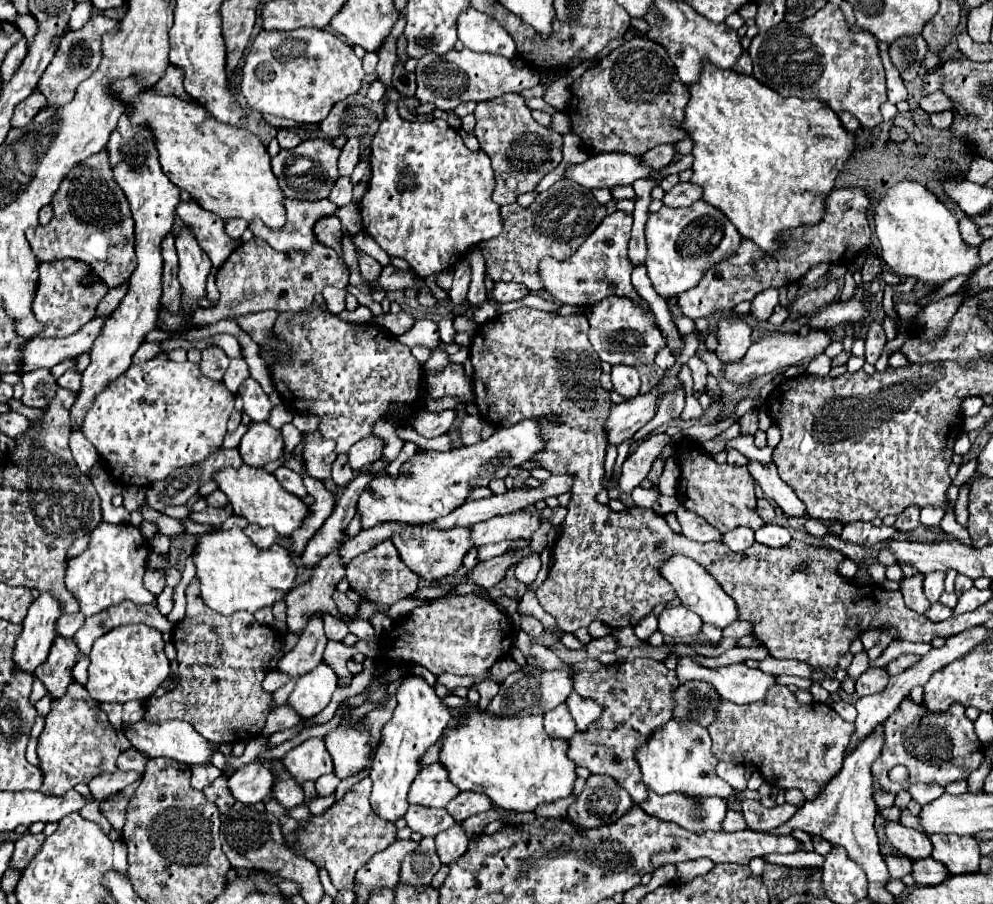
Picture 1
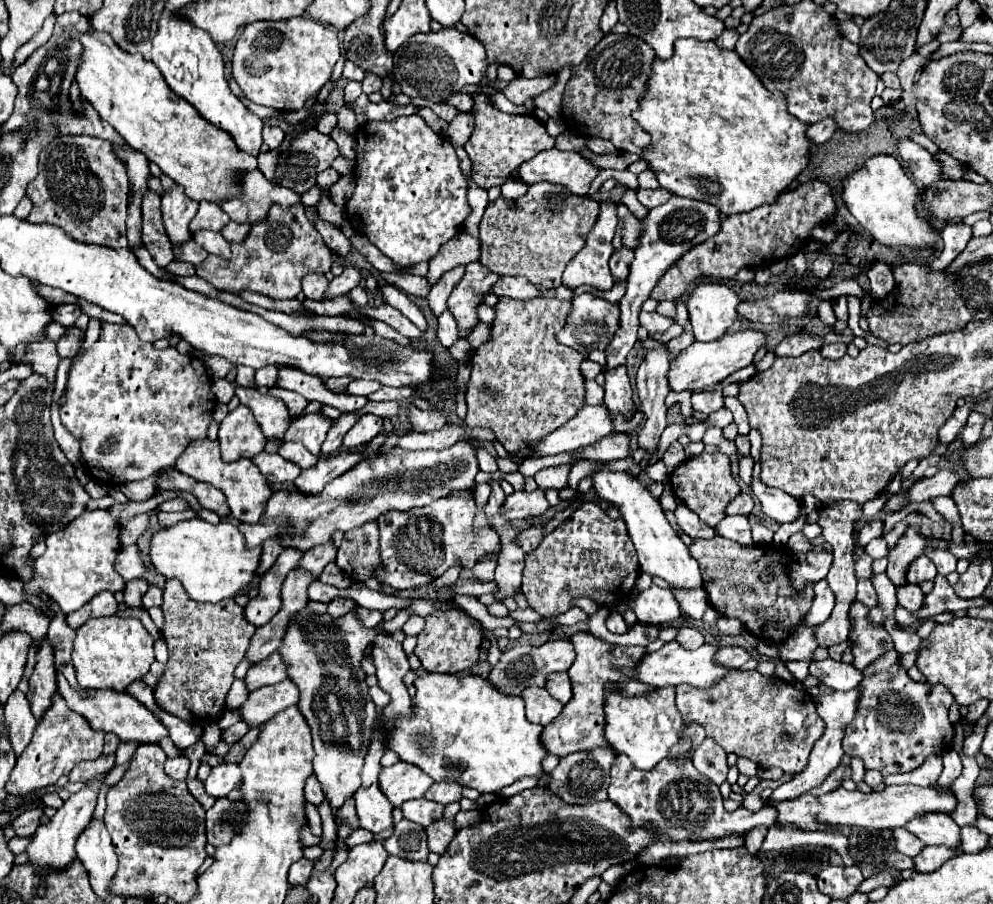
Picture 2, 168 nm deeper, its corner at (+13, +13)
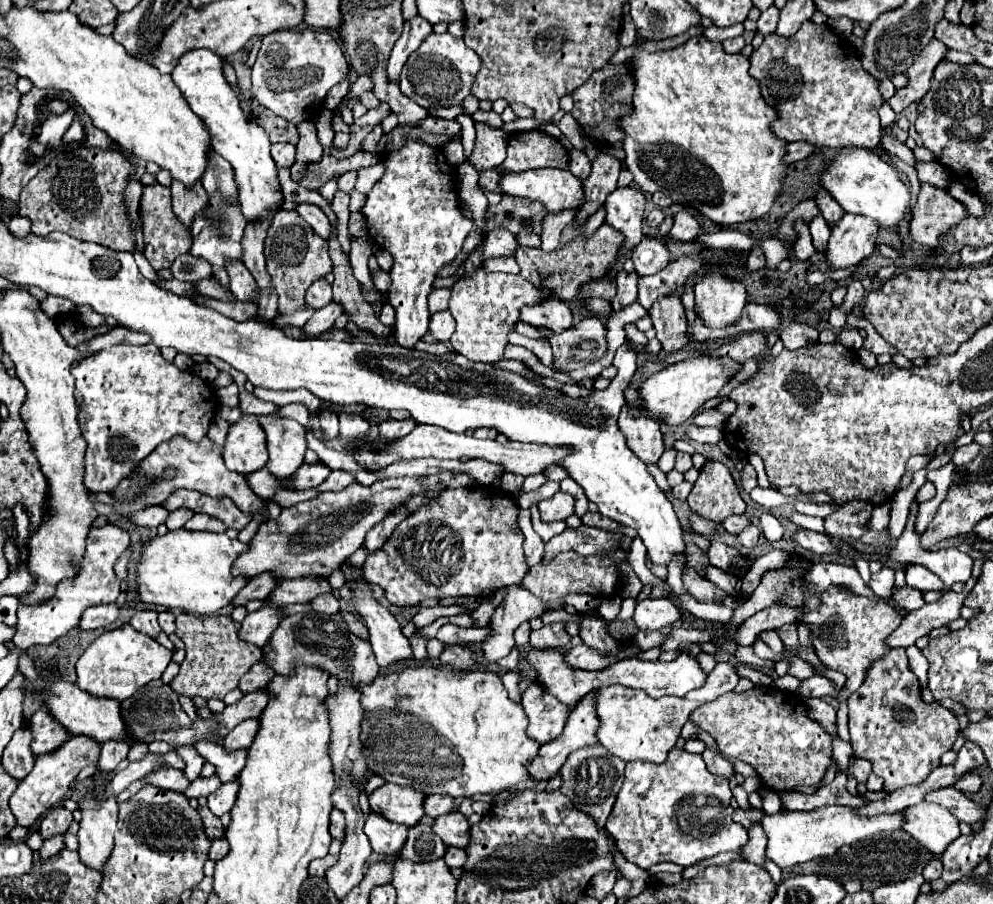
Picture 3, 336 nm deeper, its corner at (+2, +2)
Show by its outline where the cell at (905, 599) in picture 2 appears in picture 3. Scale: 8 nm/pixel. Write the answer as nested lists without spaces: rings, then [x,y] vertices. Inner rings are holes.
[[[895,586],[893,588],[893,602],[905,612],[917,610],[917,608],[921,608],[925,604],[921,592],[917,592],[915,588],[909,588],[909,586],[901,586],[901,588]]]

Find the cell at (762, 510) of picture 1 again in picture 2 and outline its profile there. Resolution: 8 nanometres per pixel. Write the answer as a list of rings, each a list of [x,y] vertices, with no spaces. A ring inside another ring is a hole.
[[[740,493],[730,505],[726,507],[726,515],[750,515],[754,509],[754,501],[748,493]]]

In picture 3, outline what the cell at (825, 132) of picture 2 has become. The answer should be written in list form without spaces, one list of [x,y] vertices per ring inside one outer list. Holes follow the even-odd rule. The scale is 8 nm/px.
[[[791,142],[789,146],[787,146],[787,152],[785,152],[785,156],[787,156],[787,164],[793,164],[793,162],[797,162],[797,160],[805,160],[807,156],[811,156],[811,152],[813,152],[813,144],[807,144],[807,142]]]

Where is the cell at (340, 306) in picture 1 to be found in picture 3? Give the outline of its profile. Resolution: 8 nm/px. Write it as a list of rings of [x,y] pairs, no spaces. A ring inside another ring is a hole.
[[[325,278],[315,280],[315,282],[311,284],[311,288],[307,290],[307,294],[305,294],[305,304],[307,304],[309,308],[319,310],[319,308],[327,306],[329,302],[331,302],[331,284],[329,284]]]

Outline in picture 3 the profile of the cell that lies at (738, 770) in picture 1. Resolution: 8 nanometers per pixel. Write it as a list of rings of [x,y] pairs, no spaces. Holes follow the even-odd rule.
[[[825,806],[819,810],[790,811],[790,814],[767,814],[763,818],[763,830],[768,842],[765,850],[767,858],[773,860],[781,870],[791,868],[821,856],[833,856],[843,844],[853,844],[855,840],[869,838],[877,832],[893,832],[903,824],[903,814],[879,814],[871,818],[857,816],[849,806]]]

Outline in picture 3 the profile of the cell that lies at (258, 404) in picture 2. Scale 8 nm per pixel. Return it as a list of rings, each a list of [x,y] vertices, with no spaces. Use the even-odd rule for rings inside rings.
[[[259,416],[259,422],[267,434],[267,470],[279,480],[281,488],[293,490],[291,476],[303,464],[303,456],[307,450],[307,430],[291,418]]]

